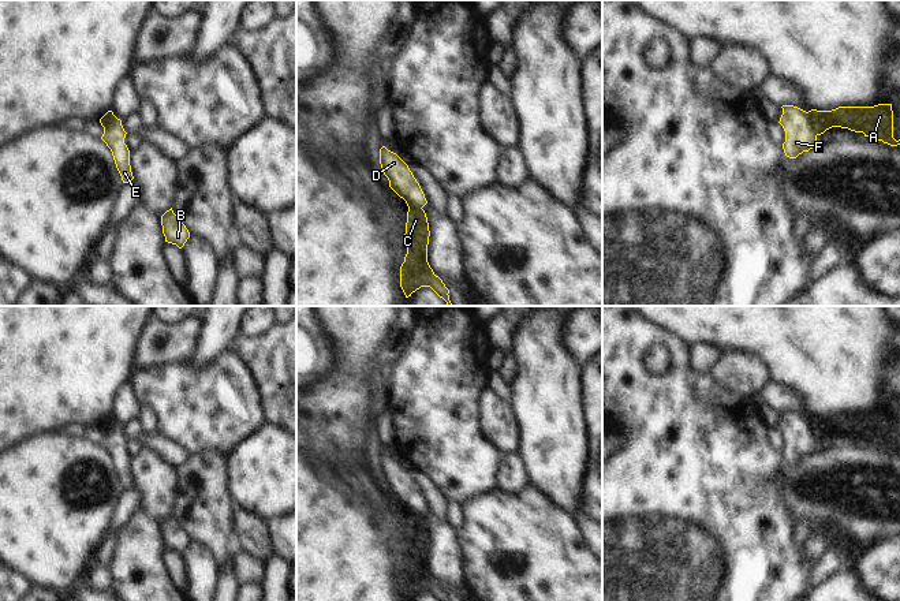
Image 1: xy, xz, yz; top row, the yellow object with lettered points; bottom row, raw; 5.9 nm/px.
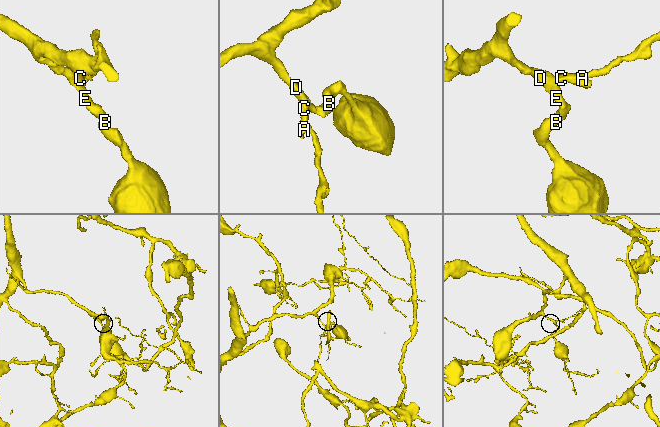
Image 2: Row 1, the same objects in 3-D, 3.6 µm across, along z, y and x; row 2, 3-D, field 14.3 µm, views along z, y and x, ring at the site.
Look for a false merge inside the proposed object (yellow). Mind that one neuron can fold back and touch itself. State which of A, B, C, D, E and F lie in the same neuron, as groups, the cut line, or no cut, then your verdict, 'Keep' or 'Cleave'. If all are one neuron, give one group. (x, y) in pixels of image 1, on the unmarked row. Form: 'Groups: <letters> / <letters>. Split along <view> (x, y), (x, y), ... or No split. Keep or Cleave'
Groups: A C / B D E F. Split along yz (807, 418), (811, 433), (817, 440). Cleave.

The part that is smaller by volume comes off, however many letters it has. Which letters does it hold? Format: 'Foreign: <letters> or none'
Foreign: A, C.

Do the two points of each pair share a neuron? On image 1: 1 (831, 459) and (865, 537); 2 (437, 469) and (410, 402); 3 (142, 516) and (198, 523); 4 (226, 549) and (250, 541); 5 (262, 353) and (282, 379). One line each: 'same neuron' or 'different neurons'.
1: same neuron
2: same neuron
3: different neurons
4: different neurons
5: same neuron

